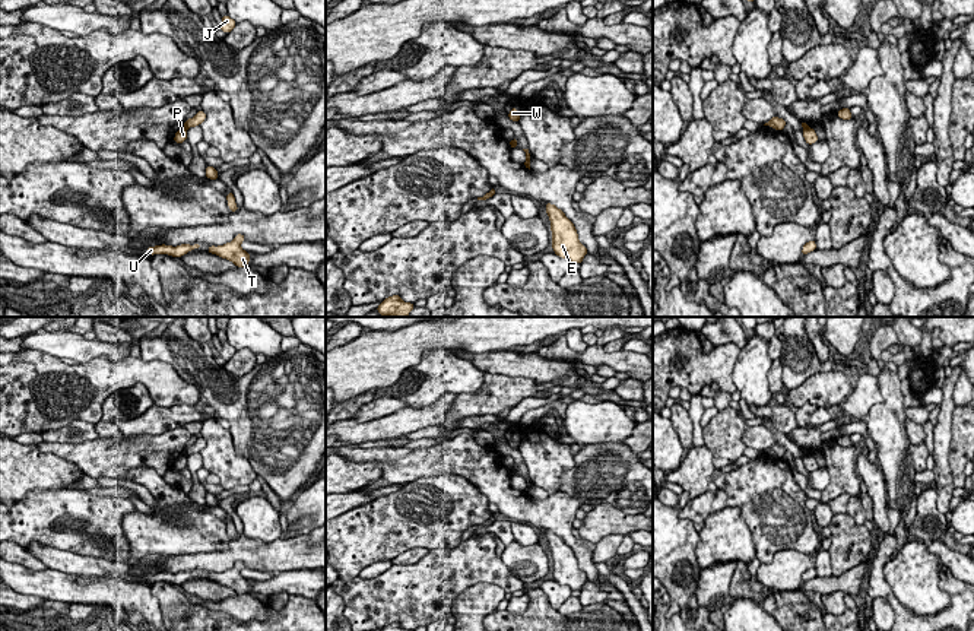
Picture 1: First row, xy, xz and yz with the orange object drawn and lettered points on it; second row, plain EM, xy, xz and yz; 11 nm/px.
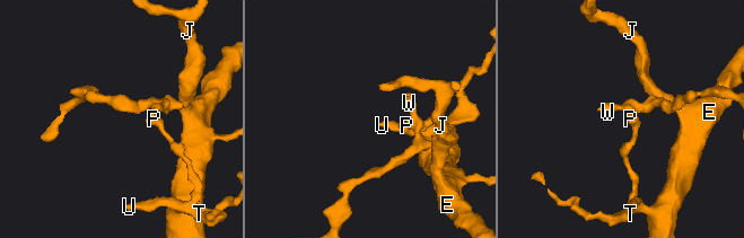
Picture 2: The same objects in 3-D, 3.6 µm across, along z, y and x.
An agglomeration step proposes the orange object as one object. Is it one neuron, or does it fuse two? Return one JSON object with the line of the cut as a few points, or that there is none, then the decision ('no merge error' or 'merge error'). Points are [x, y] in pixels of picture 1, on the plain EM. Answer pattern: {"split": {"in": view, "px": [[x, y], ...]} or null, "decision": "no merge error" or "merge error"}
{"split": {"in": "xz", "px": [[510, 468], [514, 473]]}, "decision": "merge error"}

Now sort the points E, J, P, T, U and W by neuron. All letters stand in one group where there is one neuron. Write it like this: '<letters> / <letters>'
E J P T U / W

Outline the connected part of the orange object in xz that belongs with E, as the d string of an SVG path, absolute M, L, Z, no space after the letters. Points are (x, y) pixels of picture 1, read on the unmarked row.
M546 530L545 535L551 548L553 580L558 584L568 586L572 592L581 592L588 580L586 573L580 570L574 551L555 532Z

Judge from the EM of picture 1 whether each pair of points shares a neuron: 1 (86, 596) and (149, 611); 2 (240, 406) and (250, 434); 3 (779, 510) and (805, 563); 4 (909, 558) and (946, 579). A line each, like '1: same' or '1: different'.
1: same
2: same
3: different
4: different

